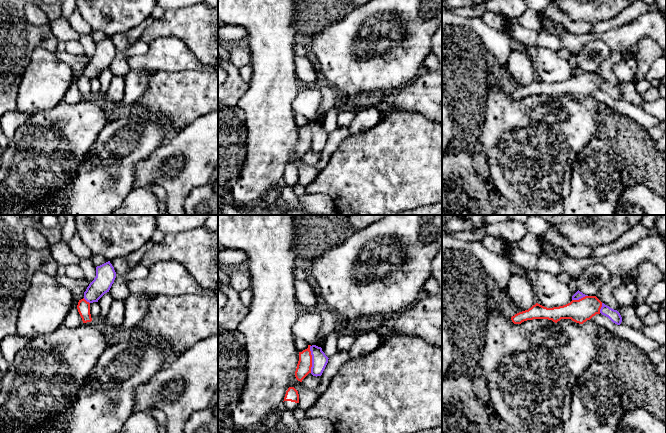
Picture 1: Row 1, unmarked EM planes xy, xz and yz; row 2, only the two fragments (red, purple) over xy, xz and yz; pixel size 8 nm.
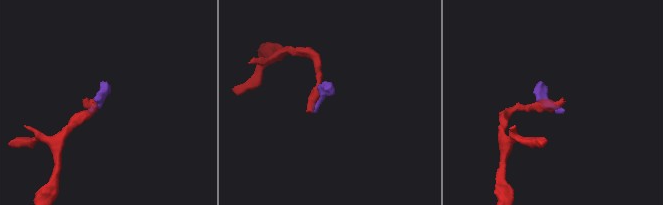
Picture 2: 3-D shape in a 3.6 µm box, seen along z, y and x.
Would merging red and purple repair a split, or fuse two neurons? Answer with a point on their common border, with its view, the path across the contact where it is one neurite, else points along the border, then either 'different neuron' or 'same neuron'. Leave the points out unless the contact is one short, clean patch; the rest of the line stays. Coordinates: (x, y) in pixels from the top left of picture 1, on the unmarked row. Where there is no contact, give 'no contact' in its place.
meets red in xz at (311, 135); border along xz (310, 121), (311, 148); different neuron

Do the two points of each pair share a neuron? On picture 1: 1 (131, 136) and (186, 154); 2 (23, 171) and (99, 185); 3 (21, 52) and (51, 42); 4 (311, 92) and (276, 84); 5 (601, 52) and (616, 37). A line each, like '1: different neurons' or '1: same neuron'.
1: different neurons
2: different neurons
3: same neuron
4: different neurons
5: different neurons

